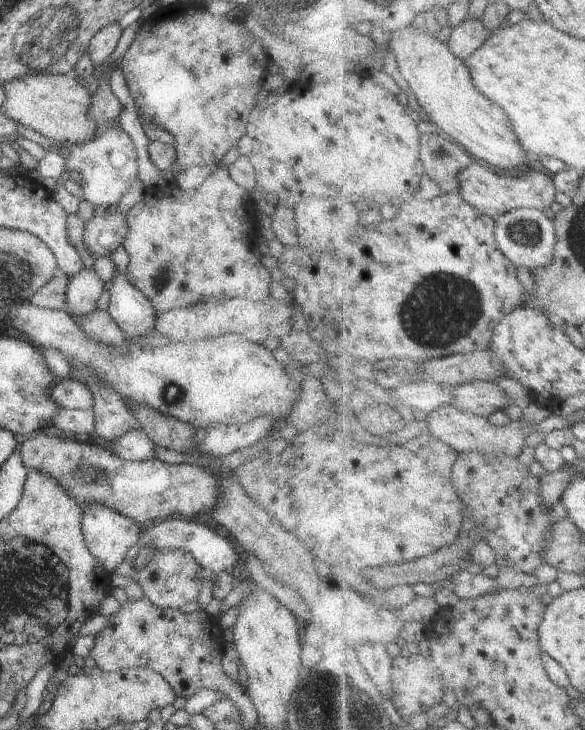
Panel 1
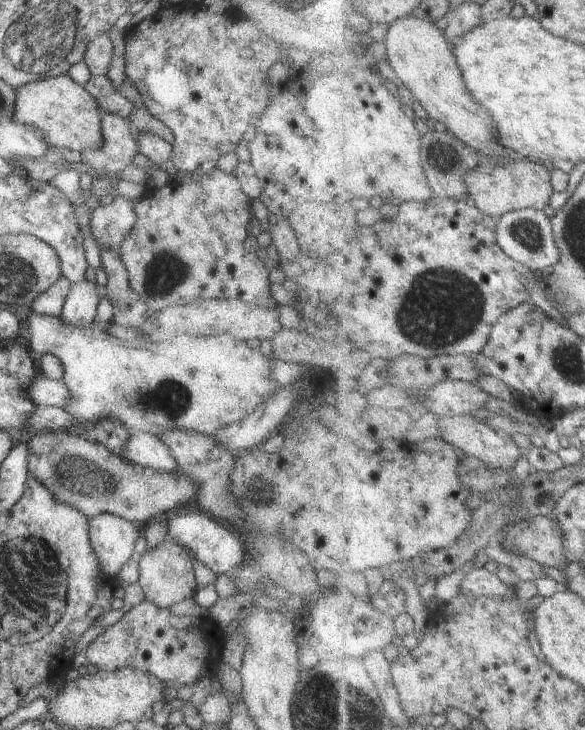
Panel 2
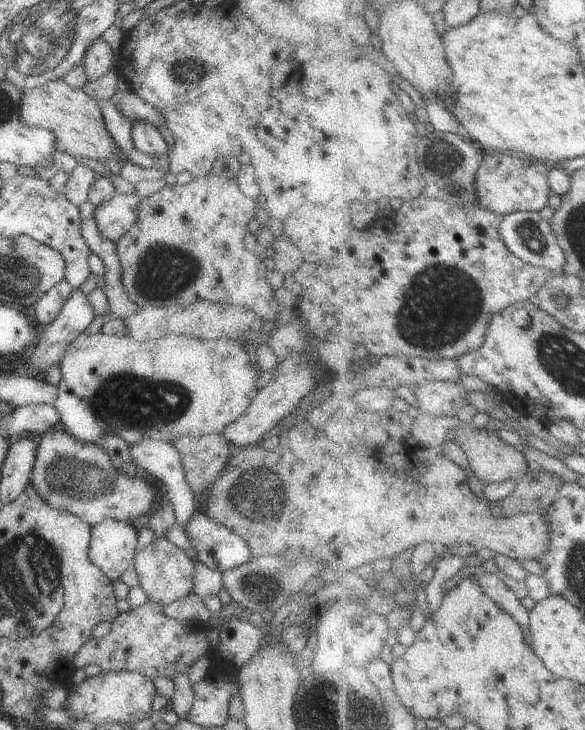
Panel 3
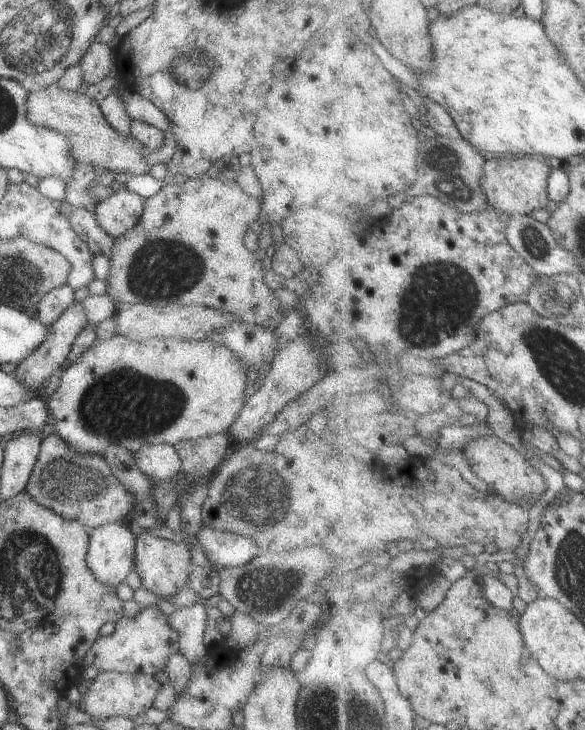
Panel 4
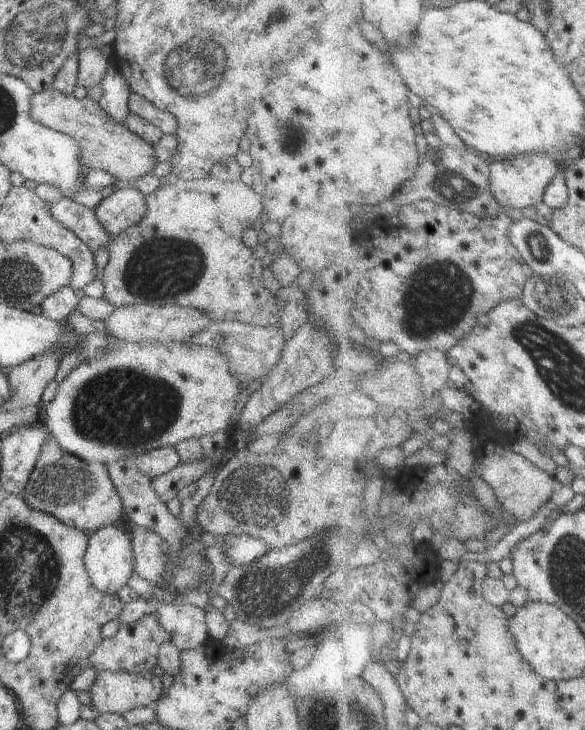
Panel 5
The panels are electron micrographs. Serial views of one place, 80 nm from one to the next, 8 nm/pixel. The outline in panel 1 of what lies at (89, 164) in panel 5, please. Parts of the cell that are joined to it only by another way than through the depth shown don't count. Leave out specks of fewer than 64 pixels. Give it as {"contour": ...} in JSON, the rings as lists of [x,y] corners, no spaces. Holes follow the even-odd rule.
{"contour":[[[30,73],[10,79],[1,85],[6,93],[1,111],[8,118],[30,126],[54,142],[68,141],[79,145],[94,140],[92,137],[98,122],[90,120],[87,115],[92,95],[72,73]]]}

